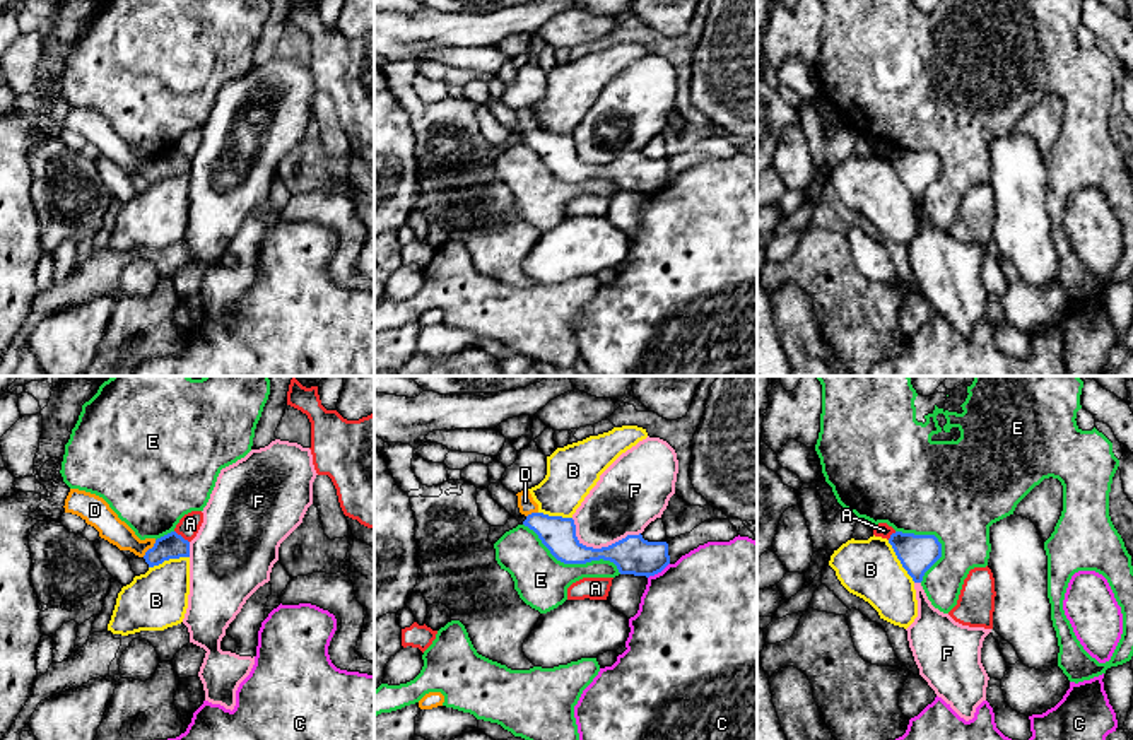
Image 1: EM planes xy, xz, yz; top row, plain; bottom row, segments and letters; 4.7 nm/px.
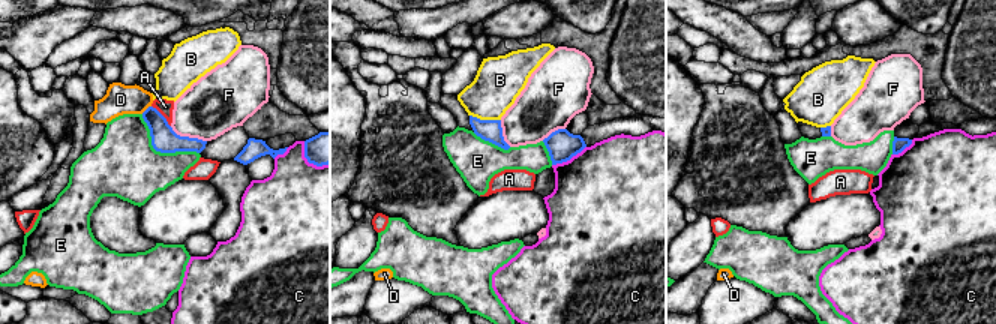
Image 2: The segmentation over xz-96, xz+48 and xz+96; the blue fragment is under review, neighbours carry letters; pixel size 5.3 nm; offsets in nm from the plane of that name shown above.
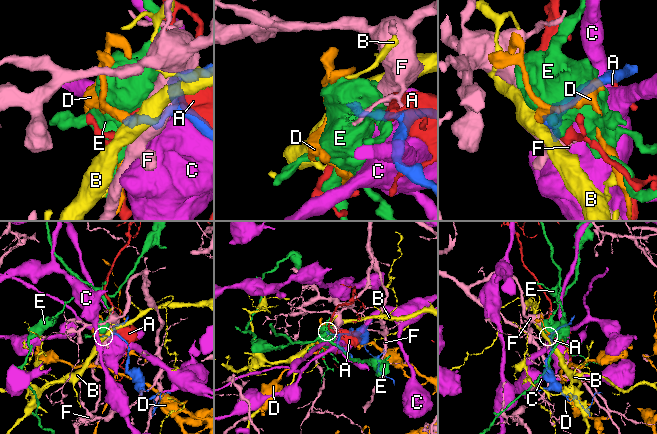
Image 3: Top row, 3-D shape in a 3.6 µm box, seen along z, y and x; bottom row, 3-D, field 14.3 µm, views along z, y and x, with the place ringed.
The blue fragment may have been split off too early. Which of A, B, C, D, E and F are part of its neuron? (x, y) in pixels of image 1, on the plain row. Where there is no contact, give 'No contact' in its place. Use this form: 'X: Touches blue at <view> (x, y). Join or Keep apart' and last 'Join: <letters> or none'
A: Touches blue at xy (180, 152). Keep apart
B: Touches blue at yz (899, 176). Keep apart
C: Touches blue at xz (658, 188). Keep apart
D: Touches blue at xy (149, 166). Keep apart
E: Touches blue at xz (571, 180). Keep apart
F: Touches blue at xz (598, 166). Keep apart
Join: none

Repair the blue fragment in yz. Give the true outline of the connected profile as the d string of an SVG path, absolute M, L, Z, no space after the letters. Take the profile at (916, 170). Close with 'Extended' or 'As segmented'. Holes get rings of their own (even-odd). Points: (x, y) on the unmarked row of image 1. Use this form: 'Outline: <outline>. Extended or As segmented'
Outline: M895 149L889 161L914 200L921 200L925 190L942 174L942 161L935 152Z. As segmented

